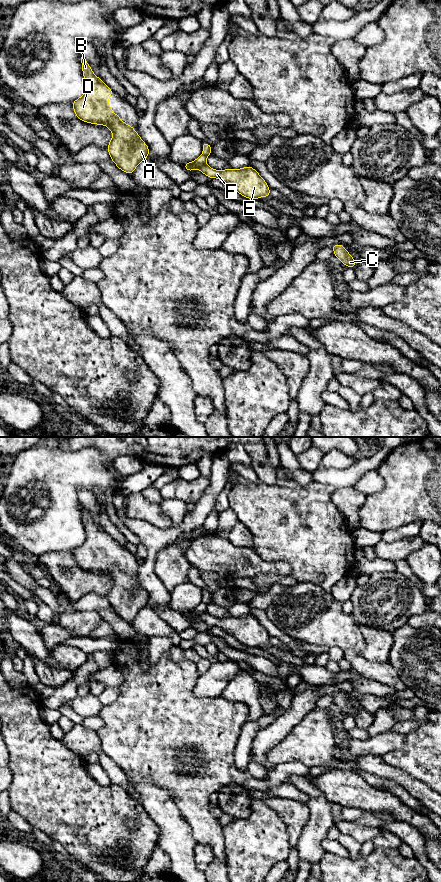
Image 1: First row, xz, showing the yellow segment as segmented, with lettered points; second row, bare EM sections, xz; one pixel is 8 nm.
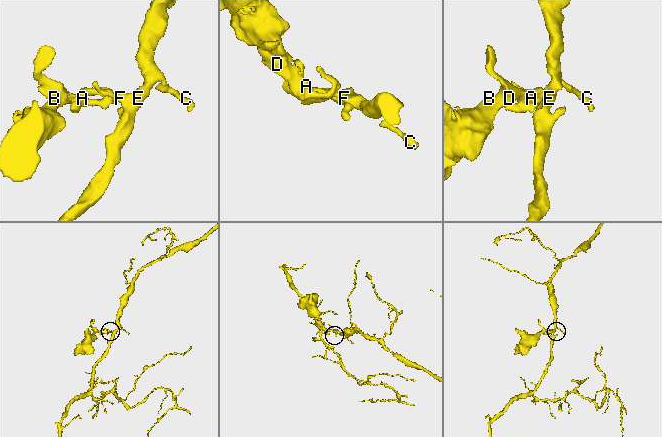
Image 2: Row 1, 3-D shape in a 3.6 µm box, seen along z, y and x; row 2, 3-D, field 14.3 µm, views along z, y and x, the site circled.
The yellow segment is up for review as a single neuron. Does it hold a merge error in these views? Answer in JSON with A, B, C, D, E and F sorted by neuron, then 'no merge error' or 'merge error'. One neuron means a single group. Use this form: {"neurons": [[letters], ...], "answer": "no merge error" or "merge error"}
{"neurons": [["A", "B", "D"], ["C", "E", "F"]], "answer": "merge error"}

